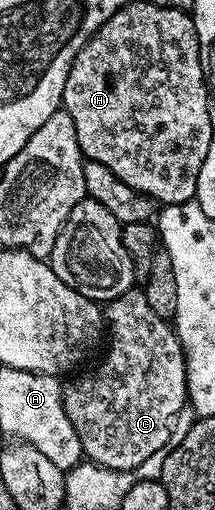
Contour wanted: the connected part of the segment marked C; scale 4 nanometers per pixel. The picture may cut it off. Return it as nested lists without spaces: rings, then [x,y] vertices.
[[[140,288],[127,290],[113,302],[107,303],[106,328],[110,338],[112,334],[113,342],[109,344],[104,359],[97,364],[96,370],[63,387],[64,407],[66,416],[70,416],[70,424],[74,424],[78,432],[78,440],[82,440],[84,458],[89,463],[102,468],[135,472],[140,464],[153,461],[172,442],[172,430],[176,427],[178,416],[186,409],[185,353],[175,329],[165,319],[159,318],[154,308],[150,308]]]

